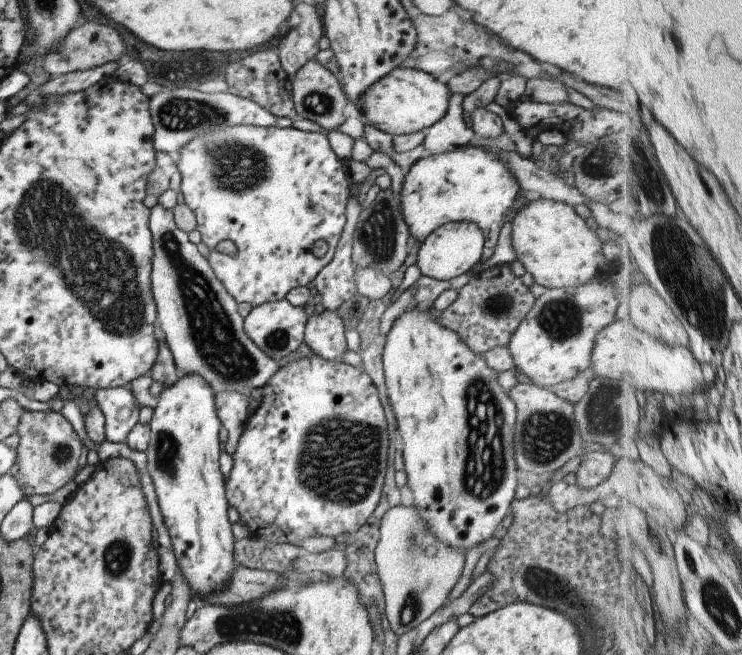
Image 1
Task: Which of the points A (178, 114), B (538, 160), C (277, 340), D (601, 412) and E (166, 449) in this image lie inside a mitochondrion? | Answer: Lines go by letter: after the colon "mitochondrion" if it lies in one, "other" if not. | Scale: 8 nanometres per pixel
A: mitochondrion
B: other
C: mitochondrion
D: mitochondrion
E: mitochondrion

